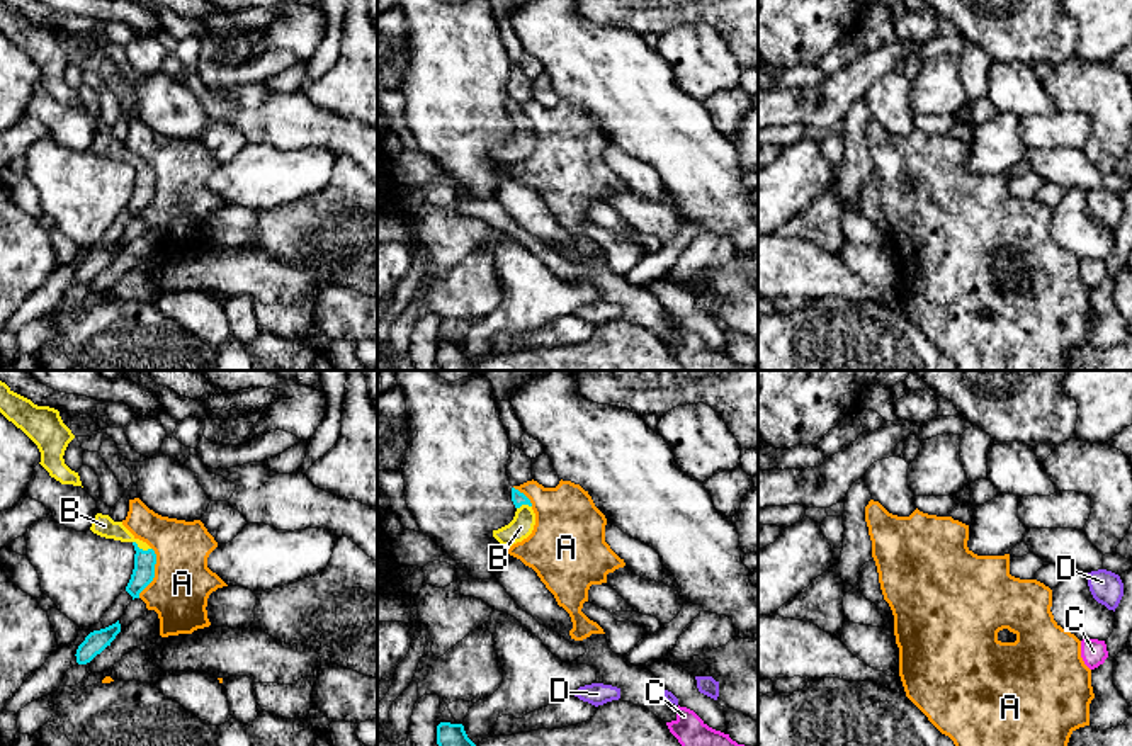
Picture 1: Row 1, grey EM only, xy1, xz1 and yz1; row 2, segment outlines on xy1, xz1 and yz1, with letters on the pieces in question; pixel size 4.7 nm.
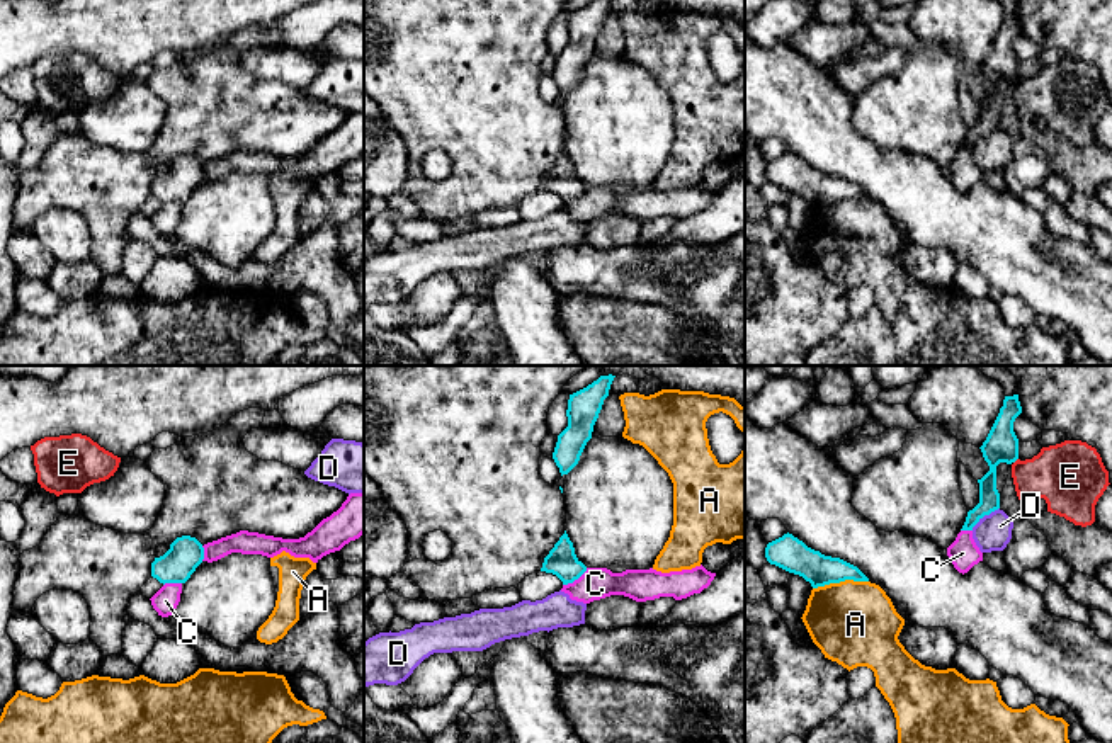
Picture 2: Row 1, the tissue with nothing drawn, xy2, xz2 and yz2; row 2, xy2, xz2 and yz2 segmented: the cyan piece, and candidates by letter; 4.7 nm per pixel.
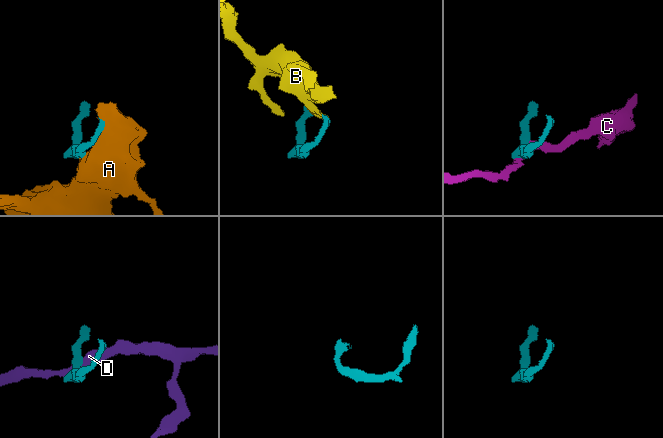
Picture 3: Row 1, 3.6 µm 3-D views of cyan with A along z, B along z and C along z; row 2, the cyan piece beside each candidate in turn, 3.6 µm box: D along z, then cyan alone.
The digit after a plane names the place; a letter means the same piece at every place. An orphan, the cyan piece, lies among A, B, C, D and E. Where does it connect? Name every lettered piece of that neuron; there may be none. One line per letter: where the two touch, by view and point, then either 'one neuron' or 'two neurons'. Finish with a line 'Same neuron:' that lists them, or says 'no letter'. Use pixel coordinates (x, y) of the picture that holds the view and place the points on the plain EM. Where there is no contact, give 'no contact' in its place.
A: meets cyan in yz2 at (840, 199); two neurons
B: meets cyan in xy1 at (141, 169); one neuron
C: meets cyan in xz2 at (575, 198); two neurons
D: meets cyan in yz2 at (985, 133); two neurons
E: meets cyan in yz2 at (1015, 79); two neurons
Same neuron: B

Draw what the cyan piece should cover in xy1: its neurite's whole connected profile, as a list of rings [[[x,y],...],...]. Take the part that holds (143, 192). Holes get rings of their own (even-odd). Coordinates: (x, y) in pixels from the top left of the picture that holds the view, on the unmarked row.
[[[97,133],[90,150],[100,156],[114,158],[121,161],[131,161],[134,165],[134,189],[126,211],[134,218],[153,201],[156,173],[143,160],[136,158],[122,141],[114,141],[109,134]]]

